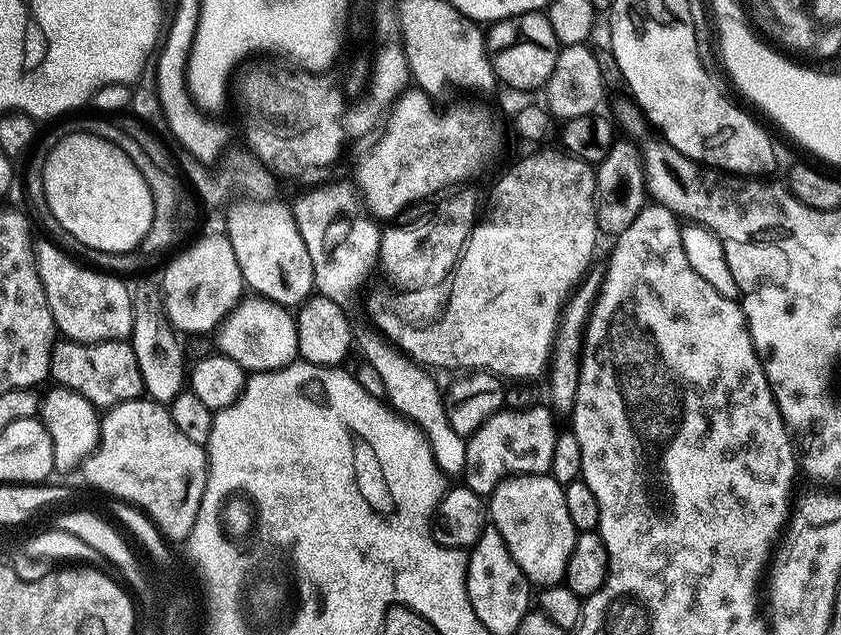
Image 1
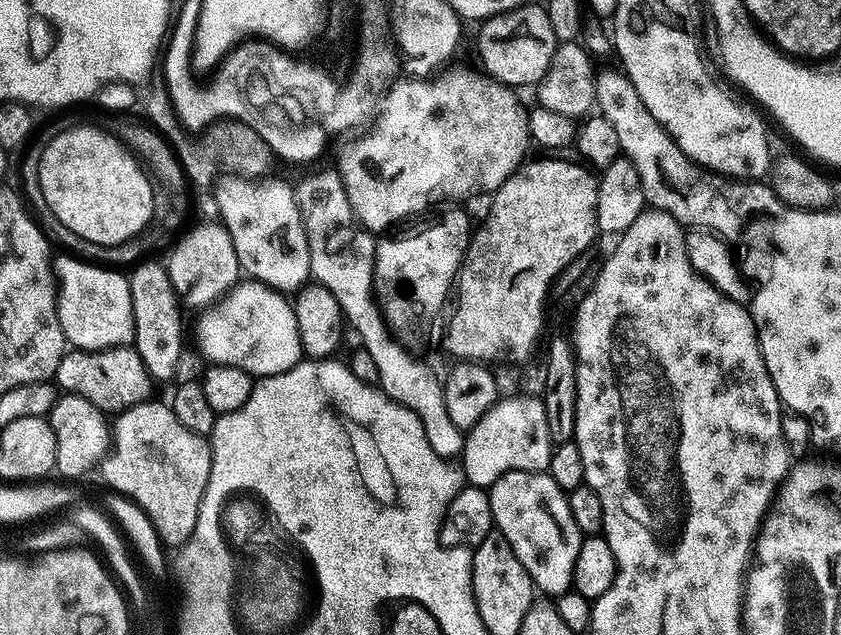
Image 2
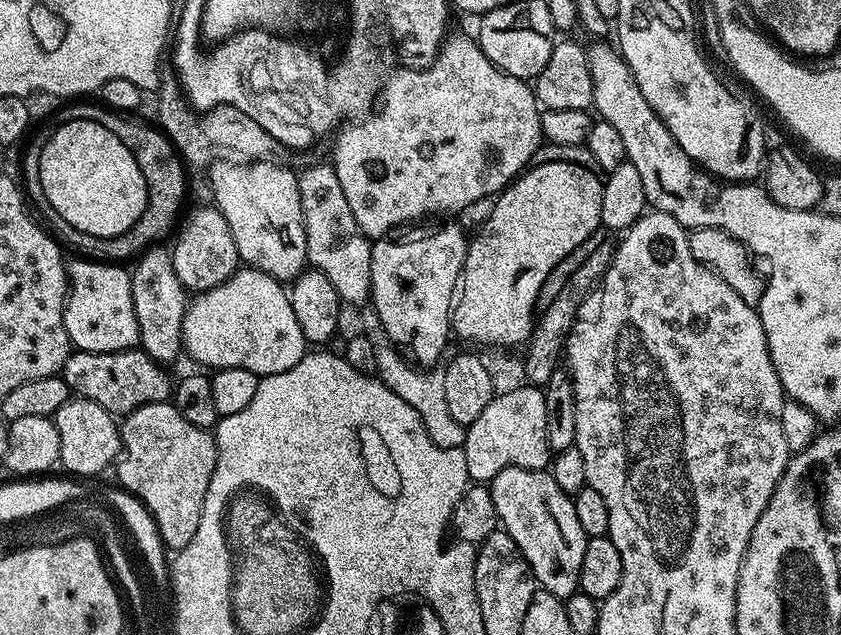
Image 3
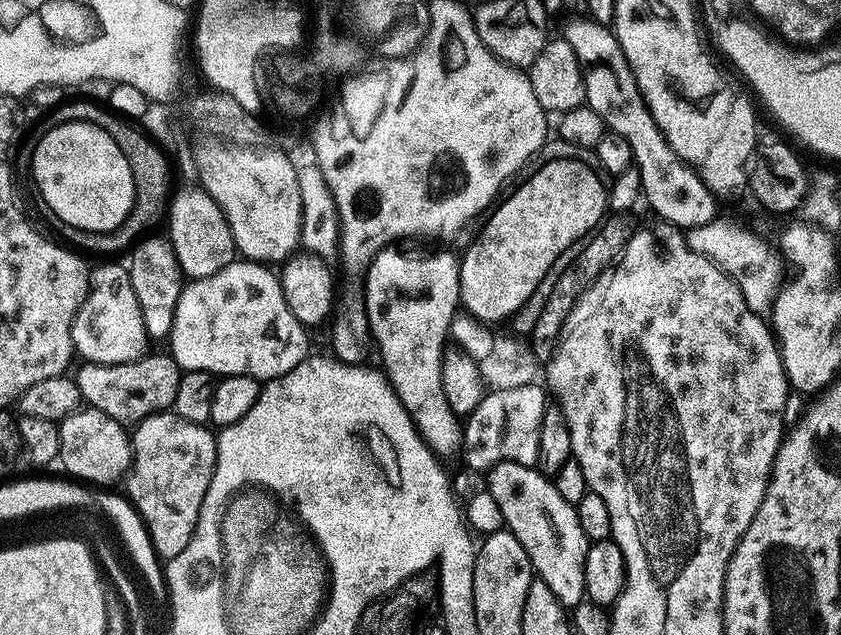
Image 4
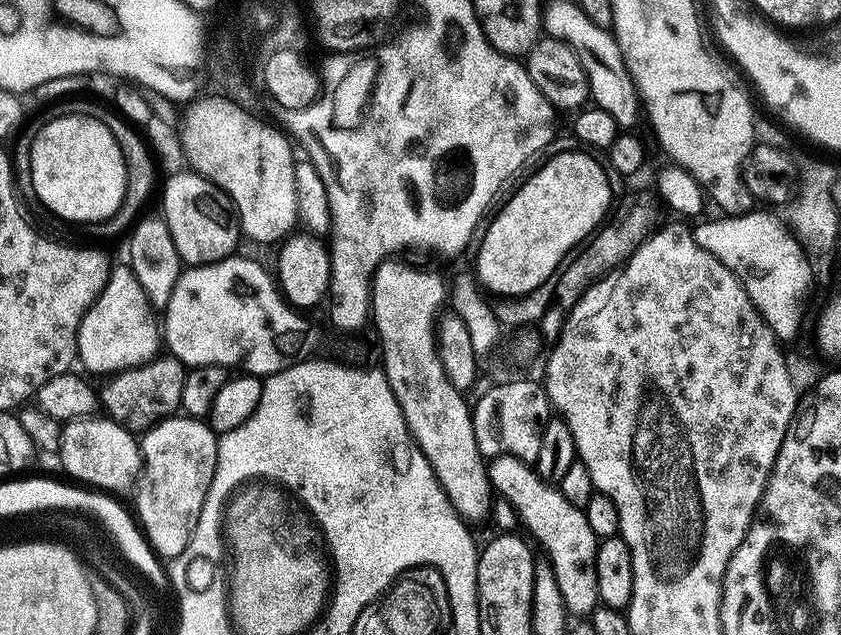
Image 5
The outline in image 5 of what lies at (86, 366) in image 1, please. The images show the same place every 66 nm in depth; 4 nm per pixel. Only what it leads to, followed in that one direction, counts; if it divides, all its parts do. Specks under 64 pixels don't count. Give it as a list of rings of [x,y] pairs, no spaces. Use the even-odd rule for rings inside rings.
[[[160,354],[148,361],[147,364],[140,364],[136,368],[125,368],[122,372],[109,375],[104,385],[98,388],[98,404],[101,409],[105,408],[107,415],[127,428],[133,434],[143,433],[161,420],[168,419],[180,408],[182,402],[182,382],[186,366],[171,354]]]

